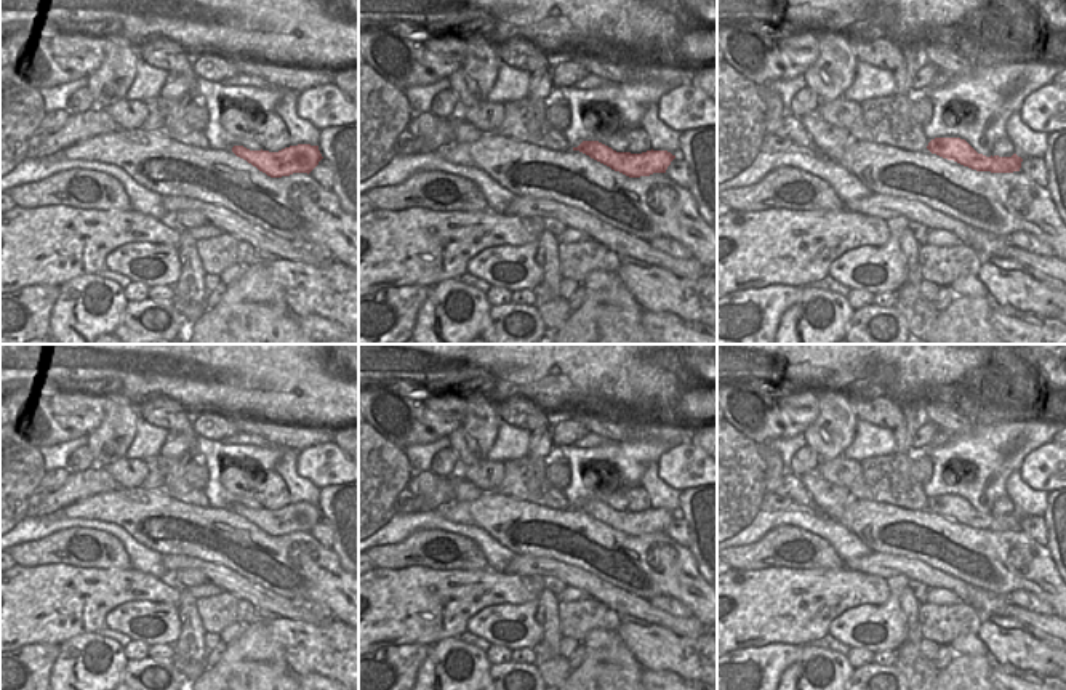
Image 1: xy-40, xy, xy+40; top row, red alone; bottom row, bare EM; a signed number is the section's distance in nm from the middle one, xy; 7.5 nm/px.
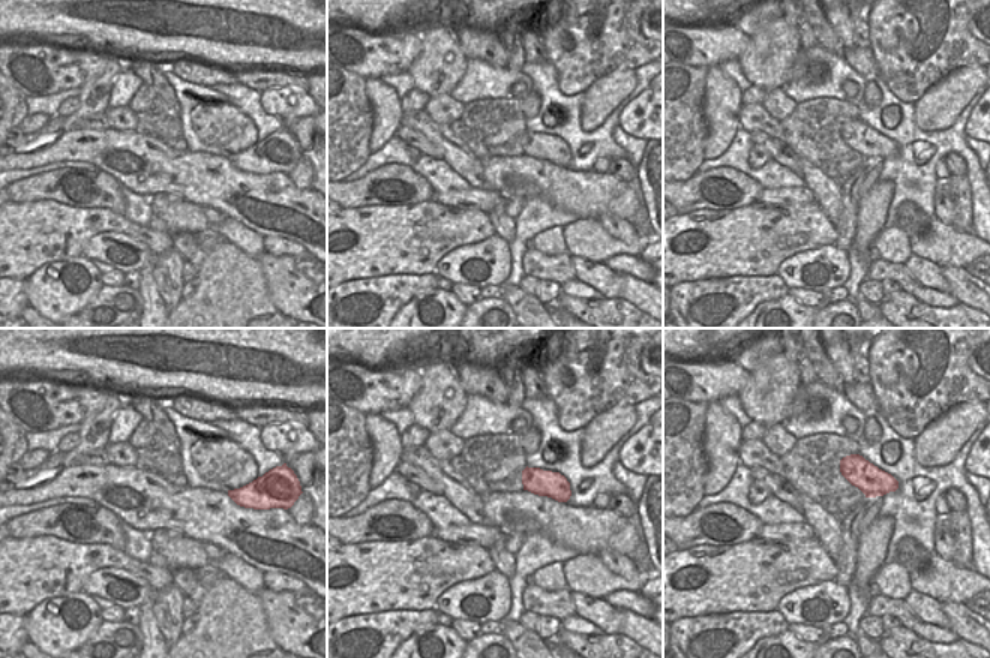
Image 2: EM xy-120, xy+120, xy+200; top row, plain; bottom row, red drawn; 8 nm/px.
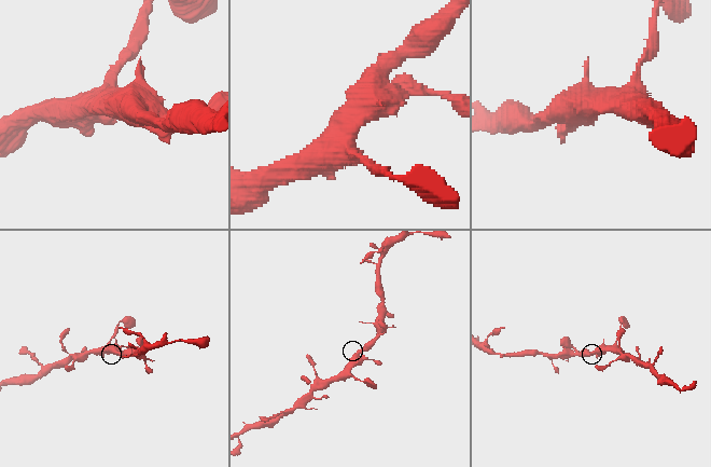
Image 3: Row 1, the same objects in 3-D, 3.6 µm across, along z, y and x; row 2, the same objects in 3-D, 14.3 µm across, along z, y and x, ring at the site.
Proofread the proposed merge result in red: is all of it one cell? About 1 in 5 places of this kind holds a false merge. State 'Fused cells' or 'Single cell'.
Single cell

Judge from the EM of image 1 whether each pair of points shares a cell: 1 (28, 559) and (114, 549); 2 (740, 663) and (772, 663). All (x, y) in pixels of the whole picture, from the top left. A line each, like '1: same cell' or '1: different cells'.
1: same cell
2: same cell

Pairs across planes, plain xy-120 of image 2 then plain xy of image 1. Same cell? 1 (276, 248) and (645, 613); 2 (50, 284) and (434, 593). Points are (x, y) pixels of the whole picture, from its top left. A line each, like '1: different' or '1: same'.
1: different
2: different

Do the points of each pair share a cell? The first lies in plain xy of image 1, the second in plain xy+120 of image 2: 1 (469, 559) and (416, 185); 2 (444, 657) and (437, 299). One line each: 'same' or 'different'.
1: same
2: same

